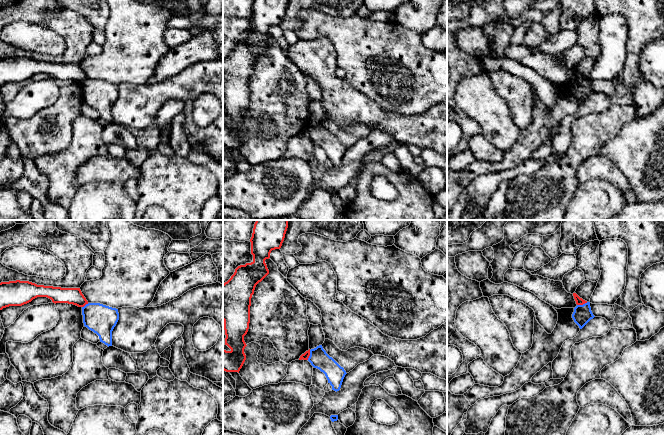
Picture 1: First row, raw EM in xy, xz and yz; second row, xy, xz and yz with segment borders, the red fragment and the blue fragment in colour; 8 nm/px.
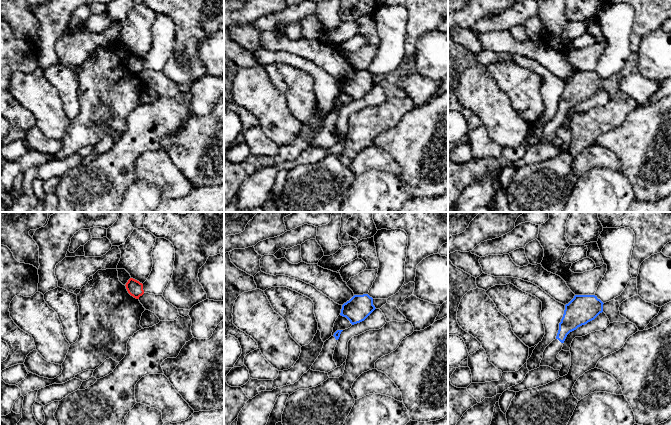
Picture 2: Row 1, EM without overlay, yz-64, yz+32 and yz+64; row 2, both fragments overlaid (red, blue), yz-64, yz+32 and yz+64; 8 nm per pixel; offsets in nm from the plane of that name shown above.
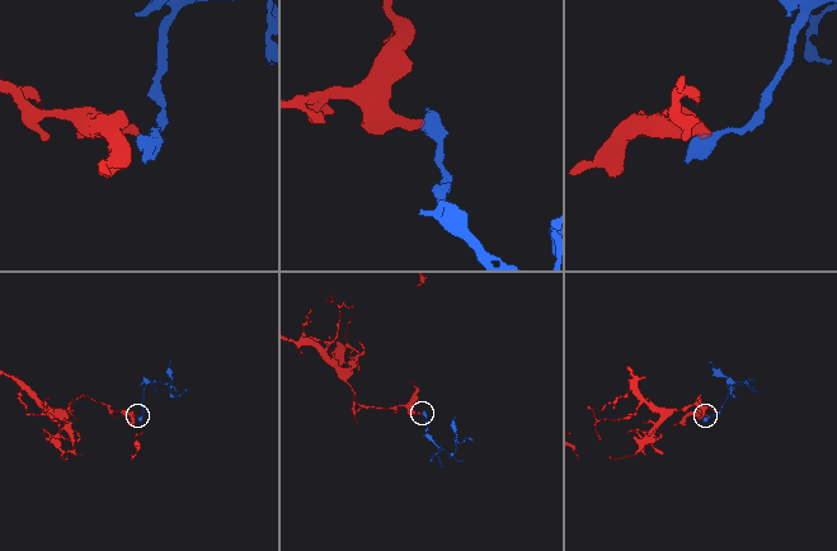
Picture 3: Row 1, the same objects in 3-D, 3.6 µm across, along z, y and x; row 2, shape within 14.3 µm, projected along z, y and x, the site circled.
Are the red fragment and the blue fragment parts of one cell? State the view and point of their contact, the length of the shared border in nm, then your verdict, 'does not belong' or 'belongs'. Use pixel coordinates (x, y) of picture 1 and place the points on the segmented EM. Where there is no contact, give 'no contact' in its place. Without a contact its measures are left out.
contact yz (582, 304); length 90 nm; does not belong

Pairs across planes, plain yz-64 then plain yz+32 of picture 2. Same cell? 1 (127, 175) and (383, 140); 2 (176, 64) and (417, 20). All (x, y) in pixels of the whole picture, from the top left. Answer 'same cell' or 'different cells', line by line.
1: different cells
2: same cell

